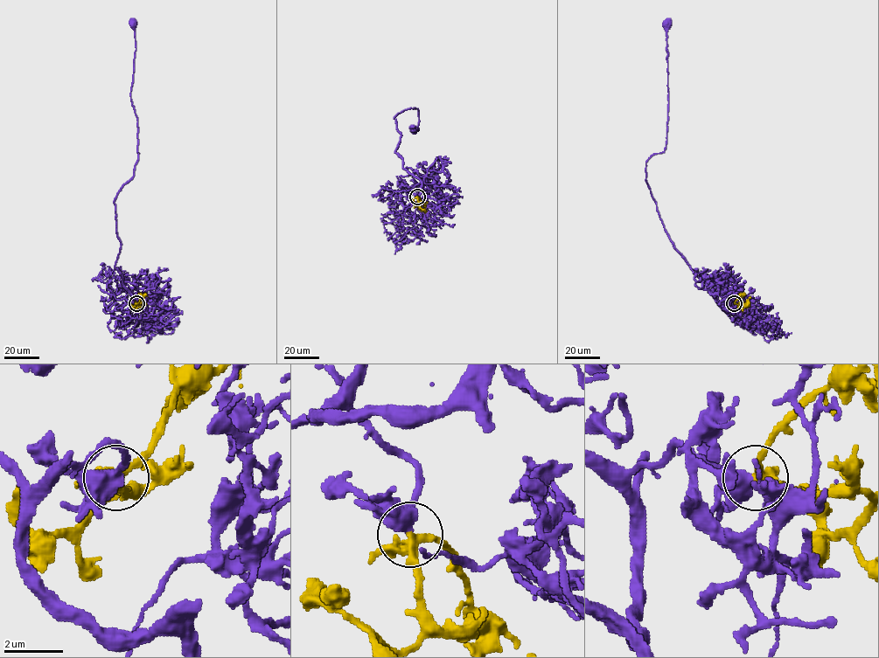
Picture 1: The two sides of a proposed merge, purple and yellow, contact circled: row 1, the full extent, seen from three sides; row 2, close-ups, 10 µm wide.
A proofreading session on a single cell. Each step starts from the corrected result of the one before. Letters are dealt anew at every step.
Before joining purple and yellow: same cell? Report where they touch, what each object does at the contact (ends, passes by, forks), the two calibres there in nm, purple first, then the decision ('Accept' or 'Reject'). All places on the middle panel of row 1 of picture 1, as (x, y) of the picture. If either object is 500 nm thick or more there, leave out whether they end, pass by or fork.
Place: (417, 197). At the ring purple passes by. At the ring yellow forks. Thickness 440 nm (purple) against 280 nm. Accept

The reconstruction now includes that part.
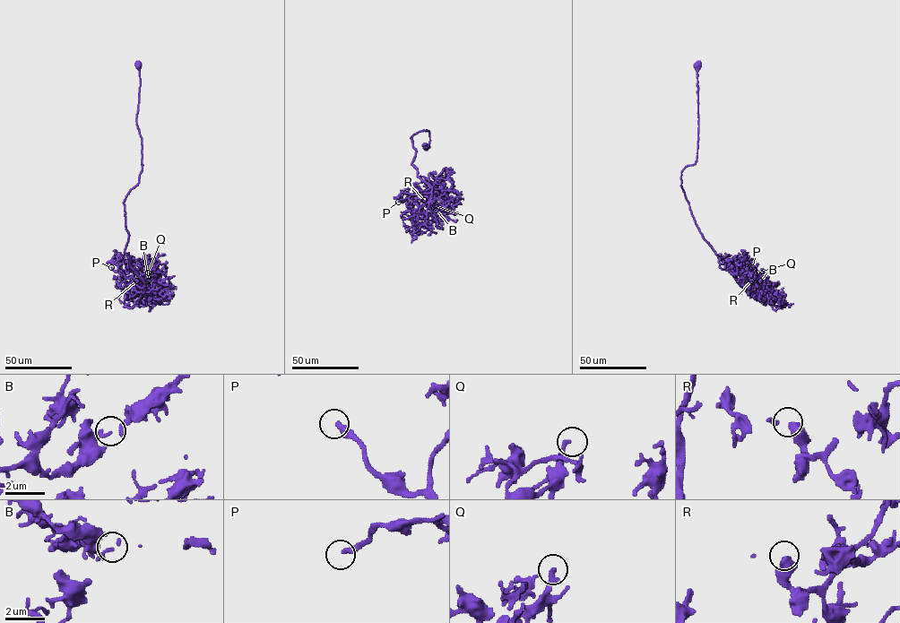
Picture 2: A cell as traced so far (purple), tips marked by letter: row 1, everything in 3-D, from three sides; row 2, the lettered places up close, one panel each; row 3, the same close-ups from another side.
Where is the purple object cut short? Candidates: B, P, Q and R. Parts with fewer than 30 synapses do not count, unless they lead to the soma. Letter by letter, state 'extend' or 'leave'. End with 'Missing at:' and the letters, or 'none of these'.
B: leave
P: extend
Q: leave
R: leave
Missing at: P

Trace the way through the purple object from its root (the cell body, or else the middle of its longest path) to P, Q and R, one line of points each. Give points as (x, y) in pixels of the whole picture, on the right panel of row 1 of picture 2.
P: (697, 66), (697, 158), (681, 172), (681, 187), (702, 237), (743, 288), (746, 275), (752, 267)
Q: (697, 66), (697, 158), (681, 172), (681, 187), (702, 237), (736, 281), (744, 288), (743, 281), (757, 272)
R: (697, 66), (697, 158), (681, 172), (681, 187), (702, 237), (741, 286), (746, 279), (751, 281)

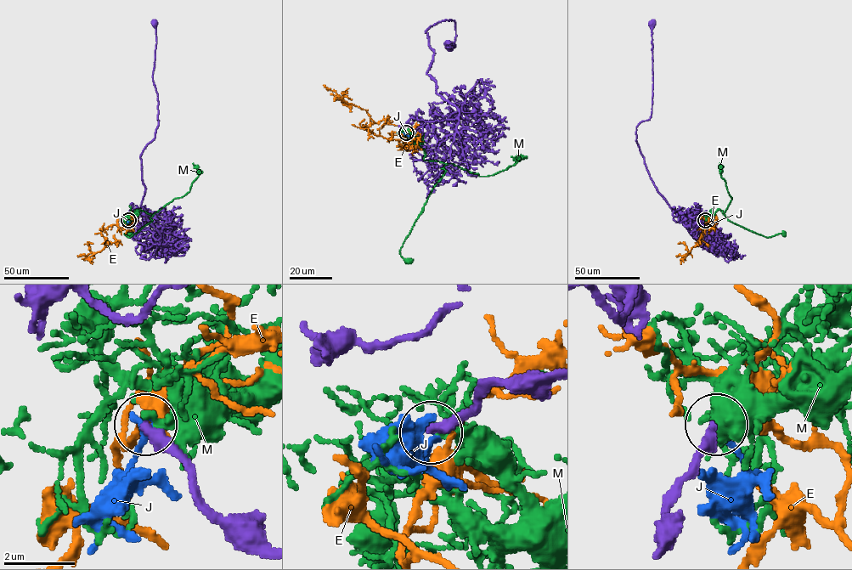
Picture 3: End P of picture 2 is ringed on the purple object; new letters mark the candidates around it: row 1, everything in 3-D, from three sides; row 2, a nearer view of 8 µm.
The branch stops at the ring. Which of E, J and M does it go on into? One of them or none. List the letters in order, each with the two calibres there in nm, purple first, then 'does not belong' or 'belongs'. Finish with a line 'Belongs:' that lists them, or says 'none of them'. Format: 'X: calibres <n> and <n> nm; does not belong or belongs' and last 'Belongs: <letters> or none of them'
E: calibres 400 and 300 nm; does not belong
J: calibres 360 and 160 nm; does not belong
M: calibres 380 and 360 nm; does not belong
Belongs: none of them

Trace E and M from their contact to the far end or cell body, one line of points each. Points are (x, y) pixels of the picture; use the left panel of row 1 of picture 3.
E: (129, 220), (127, 228), (112, 224), (103, 229), (109, 245), (86, 257), (91, 252), (88, 243), (93, 244)
M: (128, 220), (140, 209), (138, 211), (153, 215), (149, 217), (151, 222), (132, 236), (124, 234), (129, 234)

